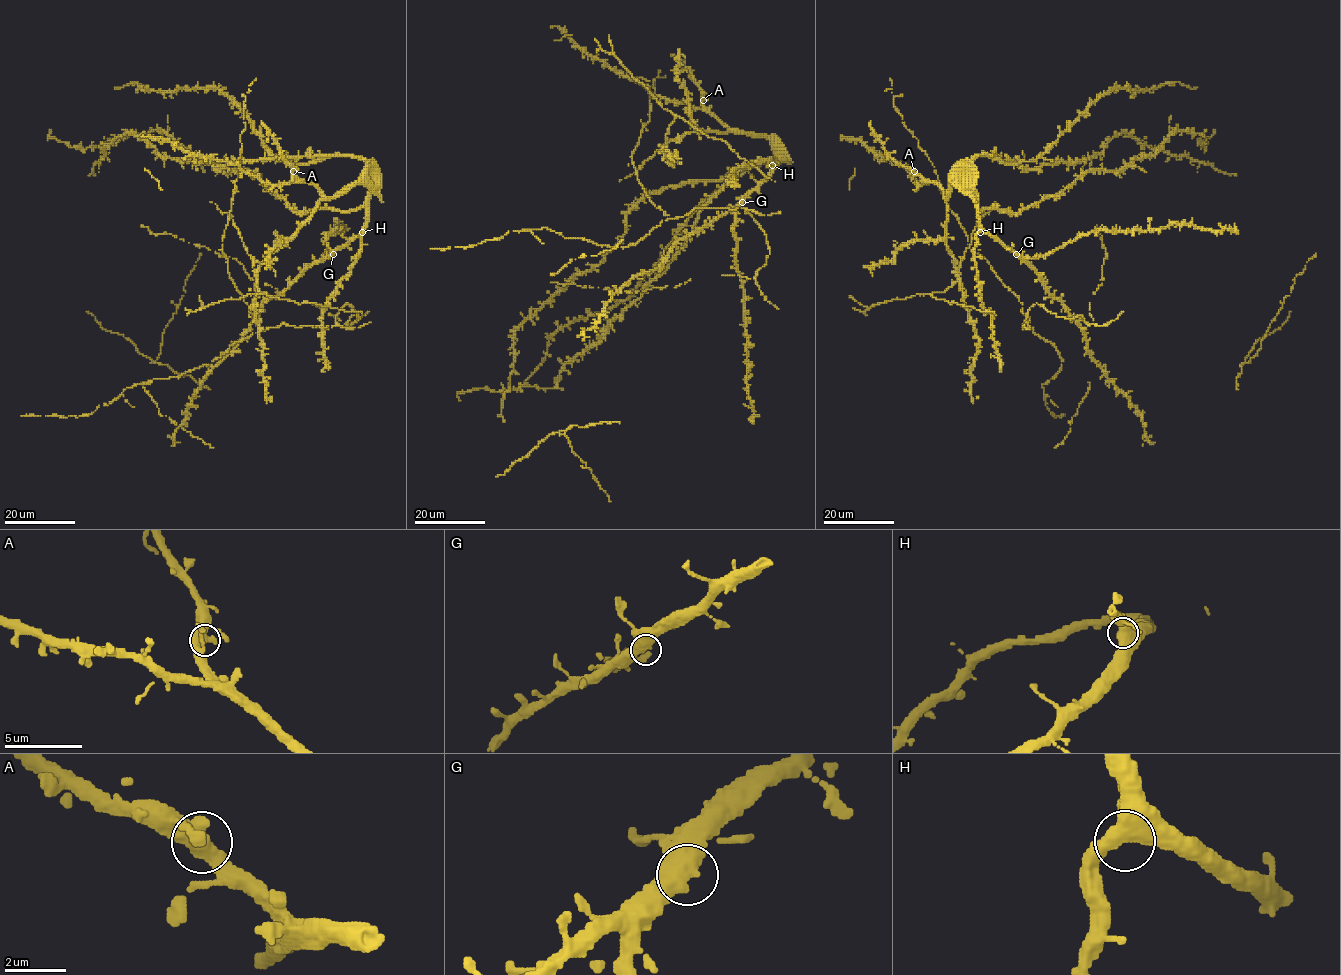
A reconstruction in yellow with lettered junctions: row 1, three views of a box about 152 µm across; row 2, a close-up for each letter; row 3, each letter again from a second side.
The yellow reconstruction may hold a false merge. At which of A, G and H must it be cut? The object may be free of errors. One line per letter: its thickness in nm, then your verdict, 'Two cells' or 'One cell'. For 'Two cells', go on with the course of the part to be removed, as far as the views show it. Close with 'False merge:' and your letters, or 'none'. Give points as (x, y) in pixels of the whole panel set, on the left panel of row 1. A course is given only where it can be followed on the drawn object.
A: Thickness 480 nm. One cell
G: Thickness 480 nm. One cell
H: Thickness 500 nm. One cell
False merge: none

